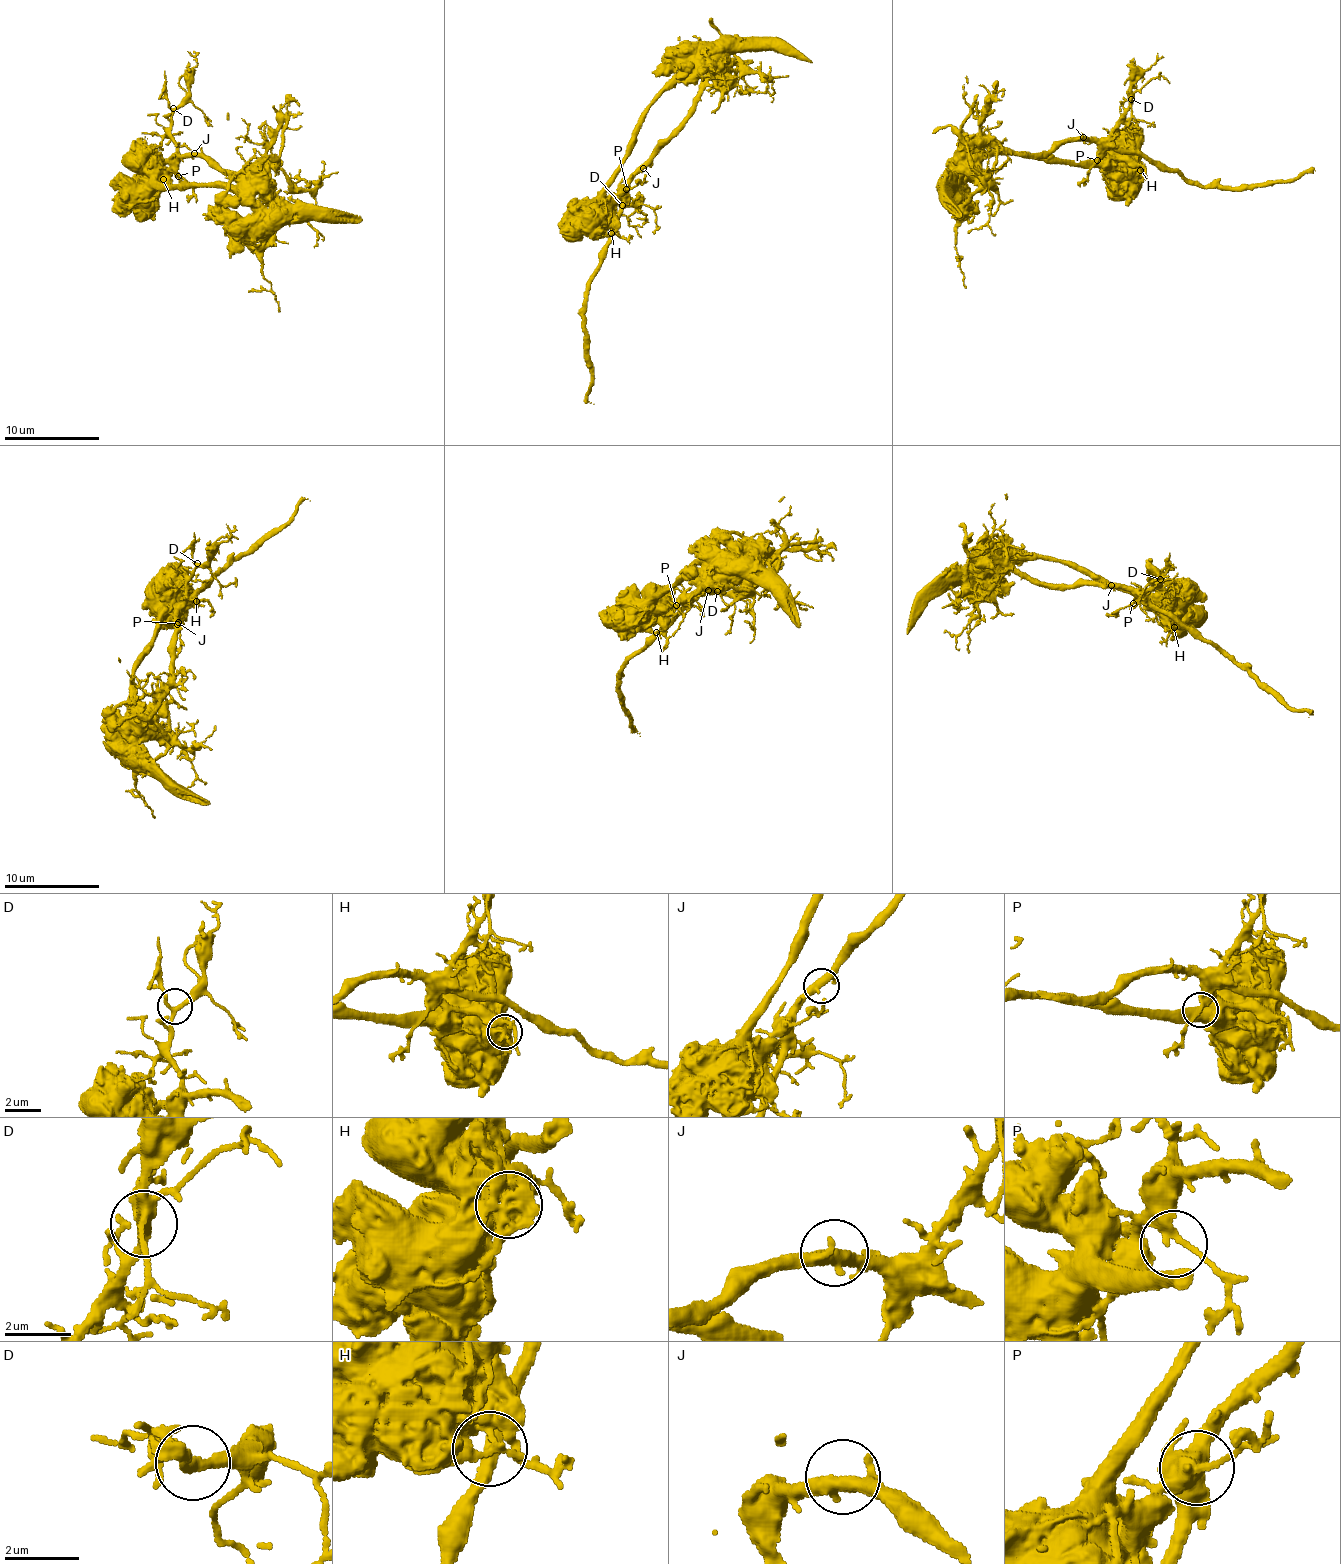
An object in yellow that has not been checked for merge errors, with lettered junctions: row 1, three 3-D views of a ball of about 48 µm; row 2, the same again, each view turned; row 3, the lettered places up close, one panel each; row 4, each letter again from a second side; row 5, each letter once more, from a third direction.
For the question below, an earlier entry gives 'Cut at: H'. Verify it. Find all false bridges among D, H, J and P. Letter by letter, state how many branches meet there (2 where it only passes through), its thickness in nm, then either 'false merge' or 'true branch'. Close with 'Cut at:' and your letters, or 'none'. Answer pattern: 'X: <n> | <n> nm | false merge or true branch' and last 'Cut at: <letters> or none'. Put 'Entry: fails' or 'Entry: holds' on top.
Entry: holds
D: 3 | 240 nm | true branch
H: 2 | 240 nm | false merge
J: 3 | 340 nm | true branch
P: 2 | 300 nm | true branch
Cut at: H

